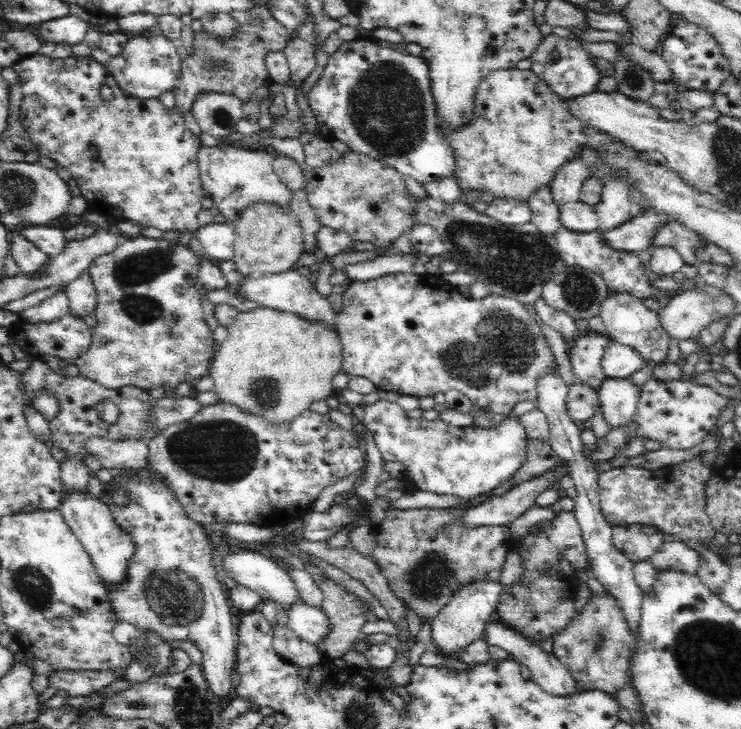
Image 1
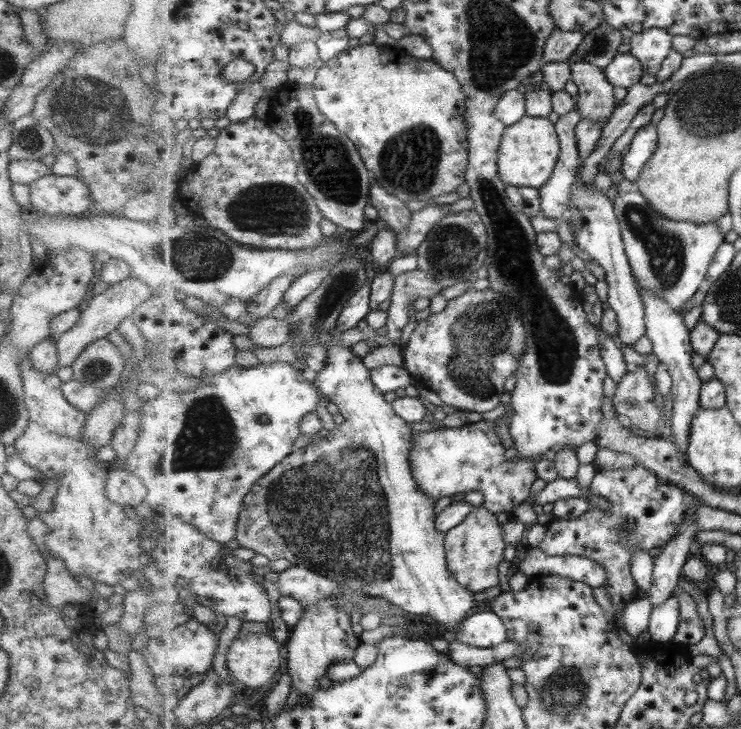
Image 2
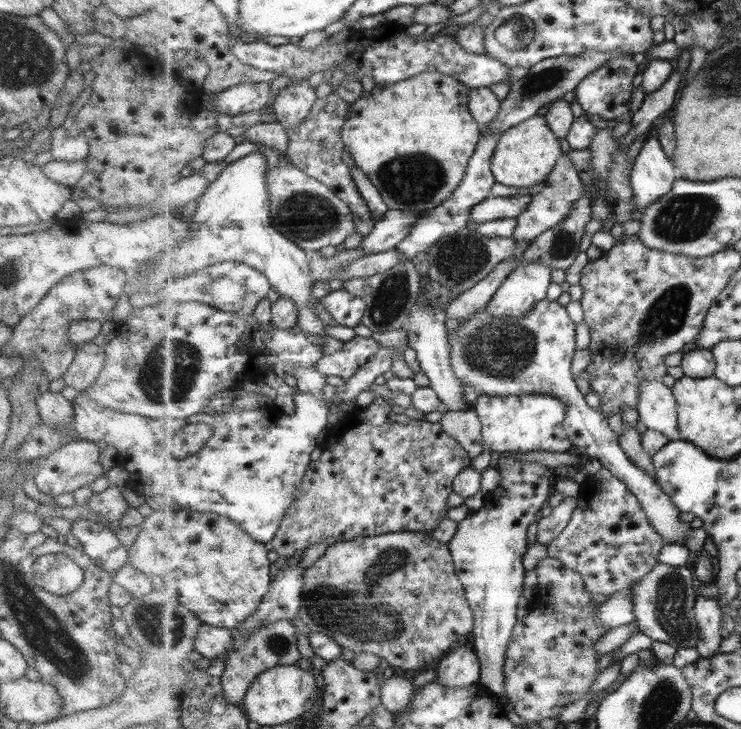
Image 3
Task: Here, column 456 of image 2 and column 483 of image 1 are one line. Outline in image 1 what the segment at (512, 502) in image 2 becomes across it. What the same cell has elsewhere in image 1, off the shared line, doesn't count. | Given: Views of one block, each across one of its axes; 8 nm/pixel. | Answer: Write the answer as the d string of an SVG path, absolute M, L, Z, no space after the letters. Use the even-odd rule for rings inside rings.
M382 398L364 408L362 424L374 437L384 460L404 466L402 481L407 492L421 490L469 502L506 482L527 457L526 431L518 425L516 416L493 428L474 424L458 428L441 419L408 418L398 402Z

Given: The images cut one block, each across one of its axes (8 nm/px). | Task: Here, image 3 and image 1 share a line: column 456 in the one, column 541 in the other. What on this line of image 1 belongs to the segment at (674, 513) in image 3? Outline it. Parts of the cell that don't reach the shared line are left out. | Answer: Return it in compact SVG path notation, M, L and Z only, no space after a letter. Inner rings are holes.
M398 272L381 276L366 282L351 282L348 288L341 294L343 298L342 310L337 314L336 329L343 346L342 371L348 377L364 376L368 378L379 390L395 392L398 395L423 397L434 397L438 393L446 393L451 390L464 394L473 405L484 411L494 412L509 416L514 406L522 401L537 401L536 380L548 372L555 364L554 355L549 349L548 341L540 329L540 324L532 318L528 310L514 298L488 294L481 299L472 299L463 296L459 289L446 282L440 275L416 275Z

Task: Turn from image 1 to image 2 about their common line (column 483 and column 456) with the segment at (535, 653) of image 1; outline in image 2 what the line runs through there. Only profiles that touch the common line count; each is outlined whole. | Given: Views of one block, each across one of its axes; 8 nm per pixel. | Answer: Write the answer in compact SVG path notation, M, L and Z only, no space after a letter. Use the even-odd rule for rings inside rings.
M495 612L473 613L463 620L457 634L447 636L477 648L492 648L508 641L509 633L503 619Z

